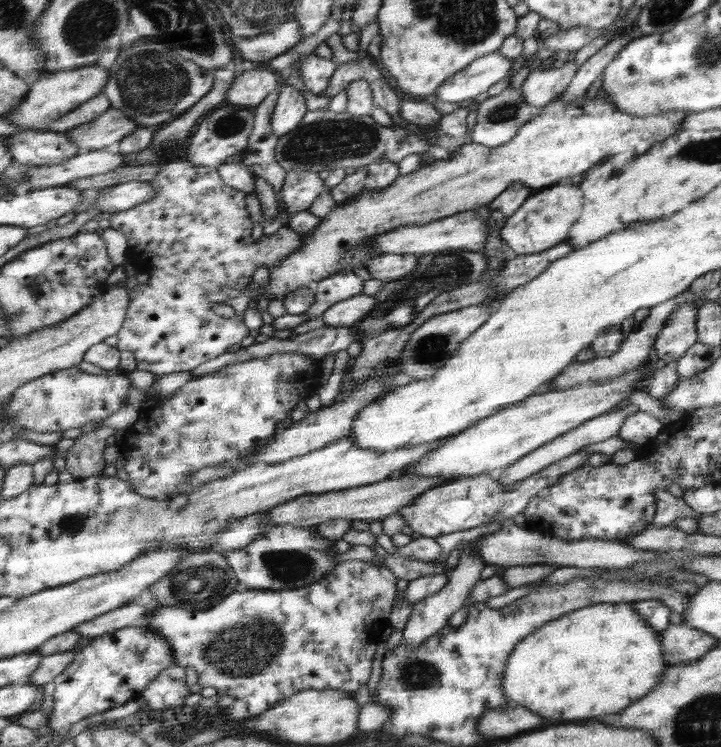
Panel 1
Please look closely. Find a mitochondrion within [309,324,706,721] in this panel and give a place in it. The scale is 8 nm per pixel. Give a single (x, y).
(412, 672)

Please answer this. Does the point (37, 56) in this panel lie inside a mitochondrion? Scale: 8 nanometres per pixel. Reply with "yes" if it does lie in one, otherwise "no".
no

